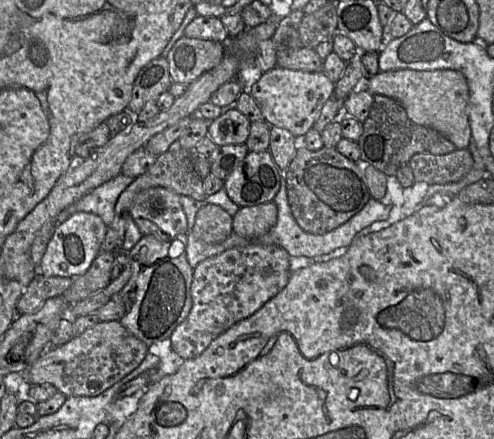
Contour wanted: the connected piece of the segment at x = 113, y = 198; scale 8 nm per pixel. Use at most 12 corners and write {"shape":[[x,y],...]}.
{"shape":[[120,173],[68,206],[110,227],[117,200],[134,177]]}

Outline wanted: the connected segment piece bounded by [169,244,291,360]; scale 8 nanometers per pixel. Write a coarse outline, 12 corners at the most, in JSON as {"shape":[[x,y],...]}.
{"shape":[[248,244],[193,269],[169,338],[184,360],[287,285],[280,246]]}

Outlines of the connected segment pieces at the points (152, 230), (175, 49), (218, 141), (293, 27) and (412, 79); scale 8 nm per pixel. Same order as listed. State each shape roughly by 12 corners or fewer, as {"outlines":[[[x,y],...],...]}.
{"outlines":[[[141,191],[130,216],[161,241],[188,232],[180,195]],[[182,36],[166,60],[189,85],[216,67],[224,44]],[[230,106],[208,121],[207,136],[218,146],[243,144],[250,125]],[[295,10],[280,20],[272,37],[277,59],[302,48]],[[460,71],[379,72],[368,91],[456,149],[471,141]]]}

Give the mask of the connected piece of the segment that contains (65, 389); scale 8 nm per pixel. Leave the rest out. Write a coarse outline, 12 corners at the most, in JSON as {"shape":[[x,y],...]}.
{"shape":[[99,321],[47,349],[25,371],[66,397],[98,396],[148,346]]}

